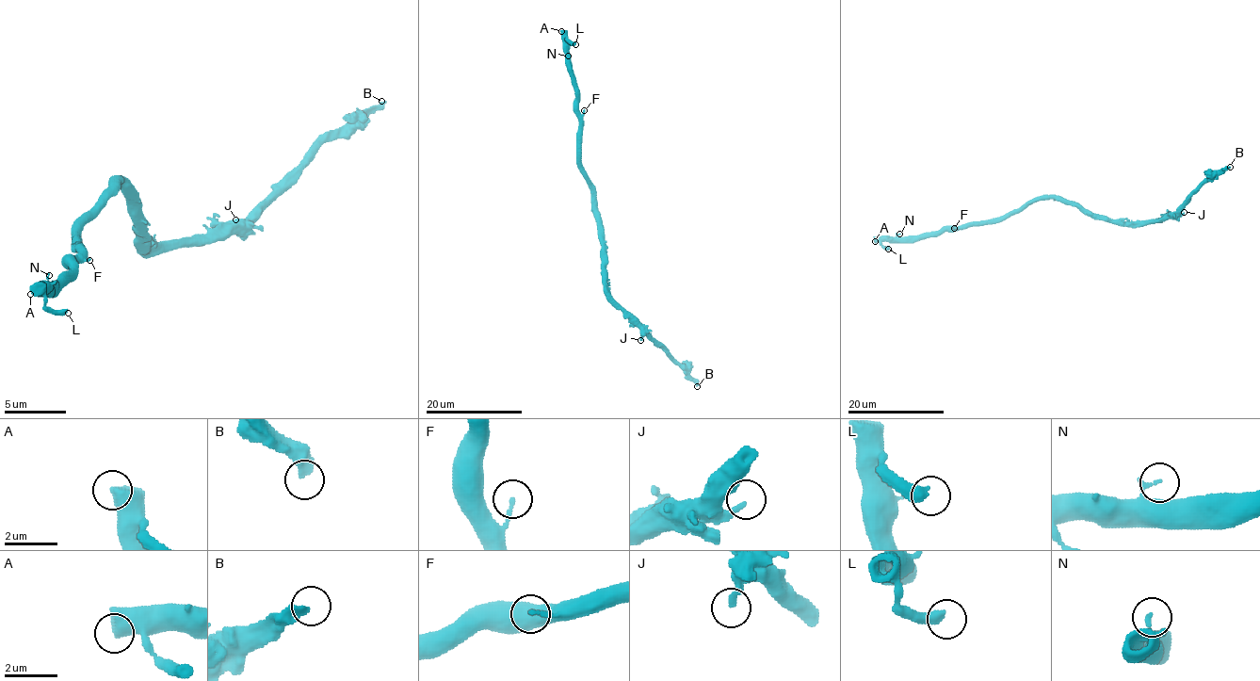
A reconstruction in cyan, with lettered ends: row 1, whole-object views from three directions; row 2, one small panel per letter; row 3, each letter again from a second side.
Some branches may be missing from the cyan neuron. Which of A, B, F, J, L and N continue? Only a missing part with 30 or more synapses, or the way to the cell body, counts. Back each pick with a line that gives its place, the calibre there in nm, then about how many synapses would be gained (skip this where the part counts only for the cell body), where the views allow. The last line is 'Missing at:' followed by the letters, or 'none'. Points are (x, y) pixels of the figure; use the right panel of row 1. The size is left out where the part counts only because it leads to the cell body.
B: (1230, 167) | 340 nm | 130 syn
Missing at: B

